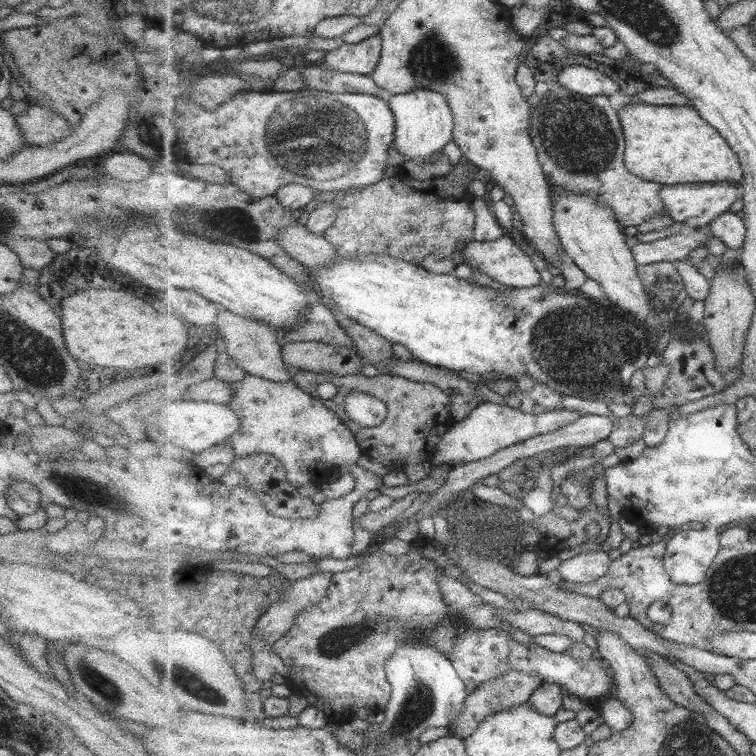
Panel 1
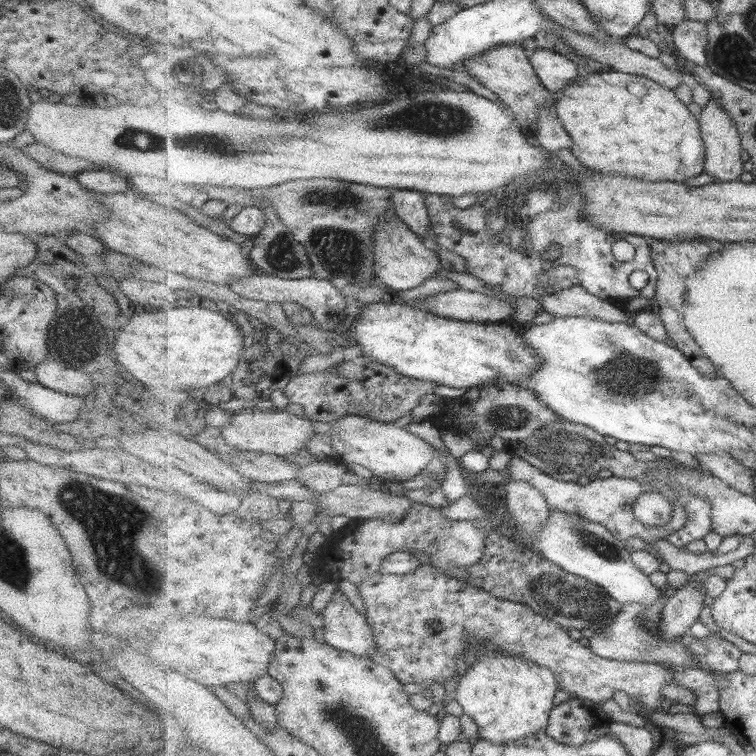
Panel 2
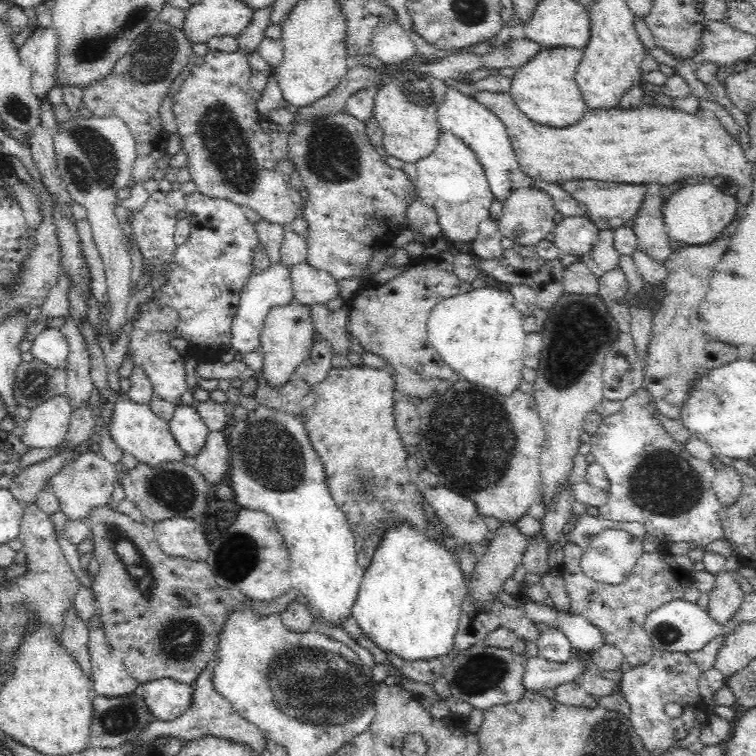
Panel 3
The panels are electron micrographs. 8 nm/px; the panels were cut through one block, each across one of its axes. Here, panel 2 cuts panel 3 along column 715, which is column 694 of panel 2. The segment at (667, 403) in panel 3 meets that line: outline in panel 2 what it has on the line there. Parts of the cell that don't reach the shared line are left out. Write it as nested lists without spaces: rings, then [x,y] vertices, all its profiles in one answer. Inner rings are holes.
[[[647,237],[647,240],[651,245],[655,269],[659,274],[655,300],[658,303],[659,314],[668,331],[668,336],[701,374],[705,374],[709,378],[717,378],[719,372],[714,362],[705,354],[705,351],[699,346],[699,343],[693,337],[694,335],[690,334],[686,326],[685,307],[683,307],[683,304],[685,304],[686,295],[688,294],[689,276],[696,272],[696,267],[708,260],[708,256],[713,256],[715,250],[721,250],[721,248],[715,243],[701,239],[669,242],[669,240],[655,240],[655,238]]]

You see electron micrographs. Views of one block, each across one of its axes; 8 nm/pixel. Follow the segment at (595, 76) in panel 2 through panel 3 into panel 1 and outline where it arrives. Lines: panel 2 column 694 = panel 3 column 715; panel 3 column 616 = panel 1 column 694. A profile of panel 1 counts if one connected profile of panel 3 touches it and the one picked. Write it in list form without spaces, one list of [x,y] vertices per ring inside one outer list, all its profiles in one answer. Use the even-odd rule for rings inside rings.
[[[627,103],[619,111],[626,134],[626,167],[639,178],[662,185],[741,182],[744,170],[730,143],[693,106]]]

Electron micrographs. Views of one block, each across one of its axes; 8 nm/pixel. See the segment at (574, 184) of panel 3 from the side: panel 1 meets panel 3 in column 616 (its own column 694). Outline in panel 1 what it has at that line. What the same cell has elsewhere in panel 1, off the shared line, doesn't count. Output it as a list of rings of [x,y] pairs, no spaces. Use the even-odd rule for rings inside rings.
[[[703,182],[664,185],[660,195],[667,205],[669,216],[677,222],[684,224],[684,229],[694,229],[697,227],[706,227],[716,218],[722,216],[731,210],[731,206],[742,198],[743,183],[741,182]]]

